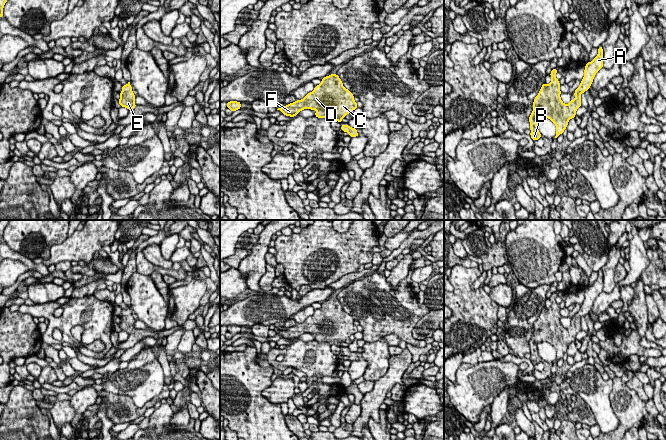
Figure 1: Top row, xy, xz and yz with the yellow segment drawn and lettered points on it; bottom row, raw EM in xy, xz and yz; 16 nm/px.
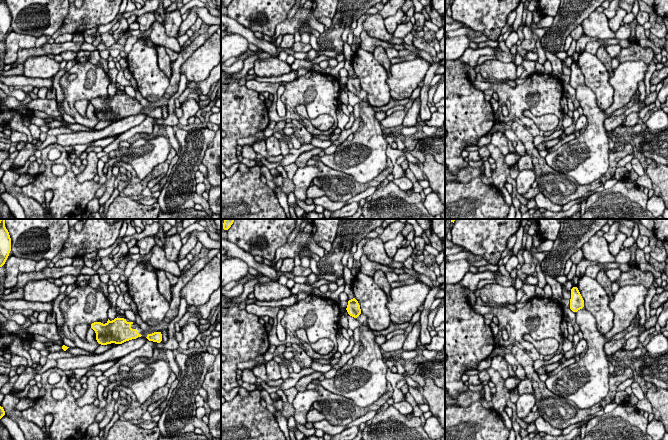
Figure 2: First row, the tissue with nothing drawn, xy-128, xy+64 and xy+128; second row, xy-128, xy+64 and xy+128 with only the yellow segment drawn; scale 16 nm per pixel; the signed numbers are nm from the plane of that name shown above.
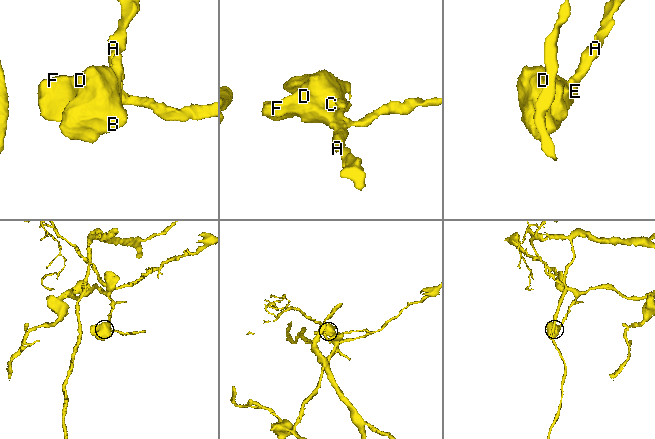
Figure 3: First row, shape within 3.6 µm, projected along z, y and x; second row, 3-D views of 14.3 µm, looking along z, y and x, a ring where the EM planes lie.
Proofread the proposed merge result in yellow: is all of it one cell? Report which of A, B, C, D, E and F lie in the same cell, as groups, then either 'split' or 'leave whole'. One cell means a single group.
A B C D E F | leave whole

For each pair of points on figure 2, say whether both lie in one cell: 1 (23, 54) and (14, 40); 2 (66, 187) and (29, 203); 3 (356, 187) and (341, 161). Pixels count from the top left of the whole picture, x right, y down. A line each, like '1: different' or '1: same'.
1: different
2: different
3: different

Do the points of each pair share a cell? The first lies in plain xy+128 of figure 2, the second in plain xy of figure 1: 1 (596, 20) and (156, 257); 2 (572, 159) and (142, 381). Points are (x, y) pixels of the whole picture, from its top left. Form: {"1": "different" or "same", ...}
{"1": "same", "2": "same"}

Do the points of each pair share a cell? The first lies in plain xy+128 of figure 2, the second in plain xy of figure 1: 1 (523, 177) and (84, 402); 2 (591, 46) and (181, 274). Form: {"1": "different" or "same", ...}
{"1": "same", "2": "same"}

